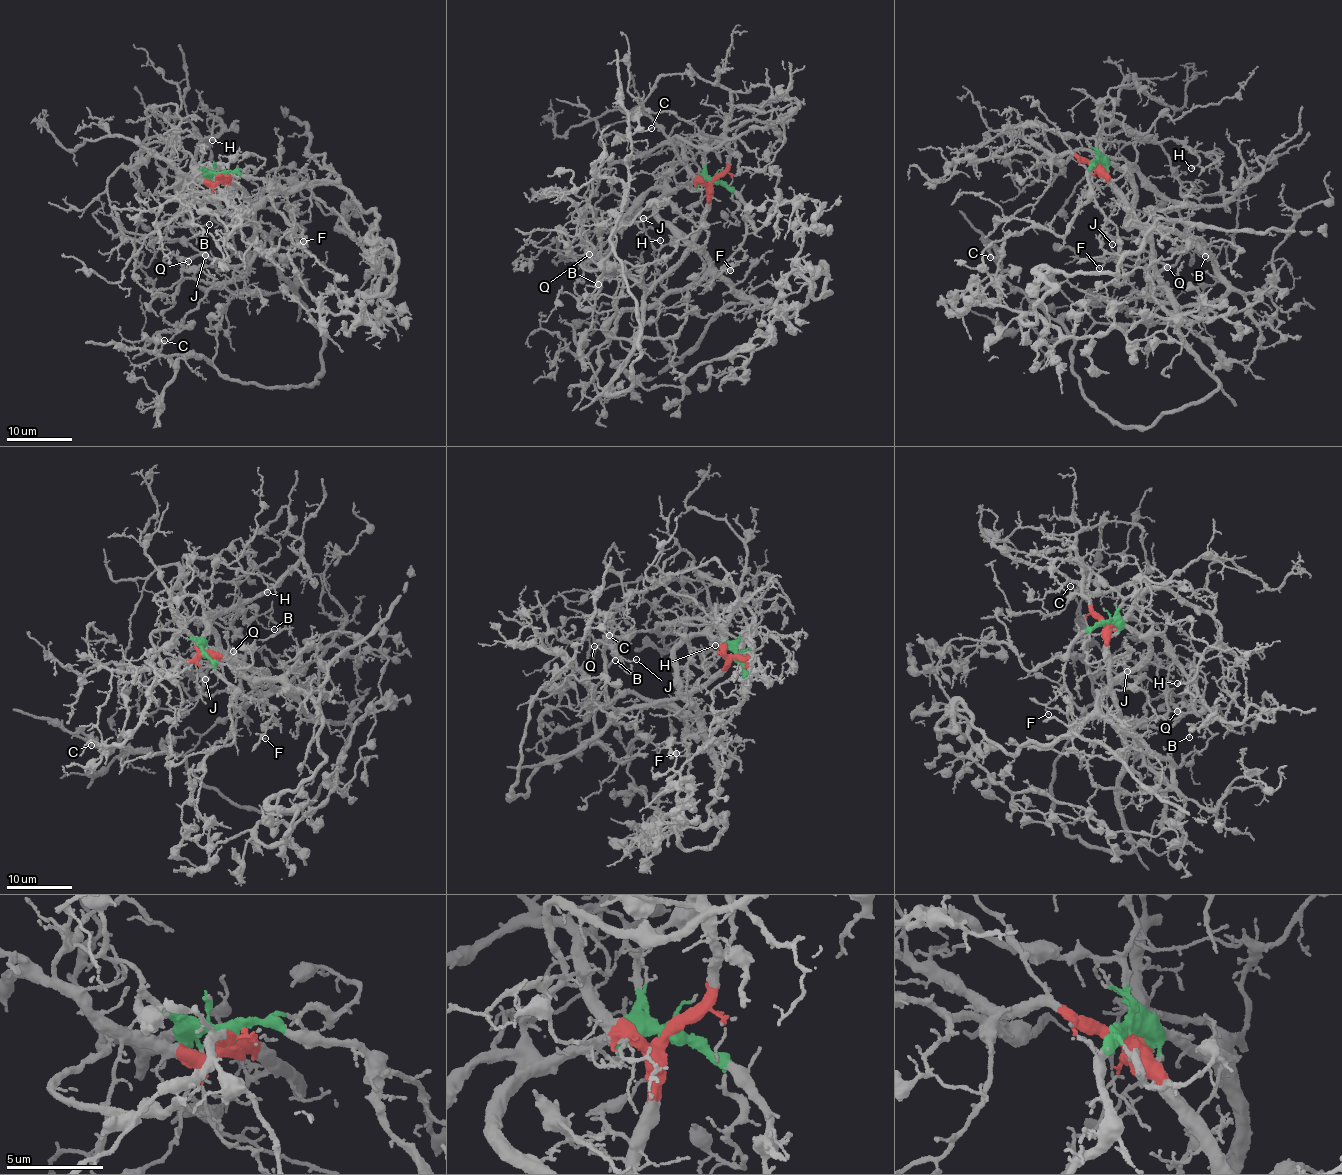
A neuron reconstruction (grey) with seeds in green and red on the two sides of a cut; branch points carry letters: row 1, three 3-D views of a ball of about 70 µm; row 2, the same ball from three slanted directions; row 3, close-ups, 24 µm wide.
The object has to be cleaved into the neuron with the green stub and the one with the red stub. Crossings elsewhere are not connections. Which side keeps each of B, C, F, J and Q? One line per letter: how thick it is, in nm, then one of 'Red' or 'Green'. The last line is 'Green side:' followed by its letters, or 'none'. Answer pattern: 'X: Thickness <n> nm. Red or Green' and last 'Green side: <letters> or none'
B: Thickness 110 nm. Green
C: Thickness 120 nm. Red
F: Thickness 100 nm. Green
J: Thickness 120 nm. Red
Q: Thickness 130 nm. Red
Green side: B, F

